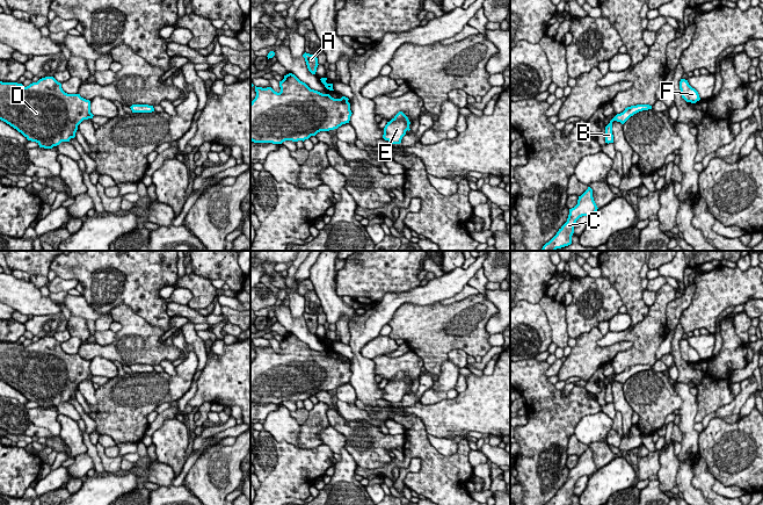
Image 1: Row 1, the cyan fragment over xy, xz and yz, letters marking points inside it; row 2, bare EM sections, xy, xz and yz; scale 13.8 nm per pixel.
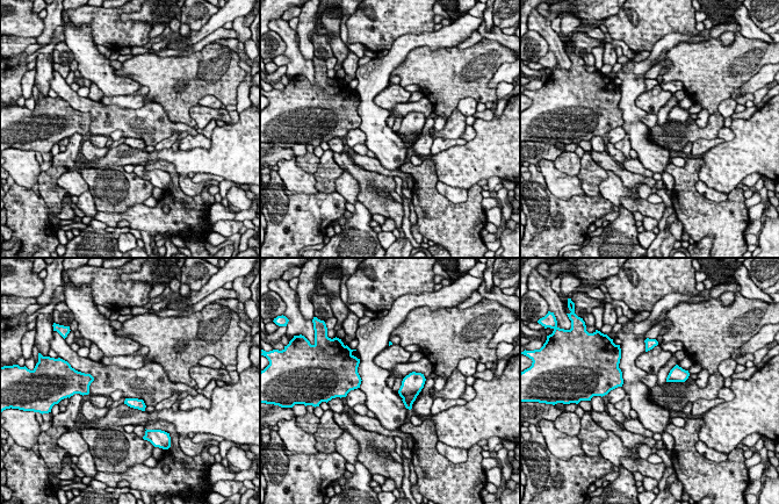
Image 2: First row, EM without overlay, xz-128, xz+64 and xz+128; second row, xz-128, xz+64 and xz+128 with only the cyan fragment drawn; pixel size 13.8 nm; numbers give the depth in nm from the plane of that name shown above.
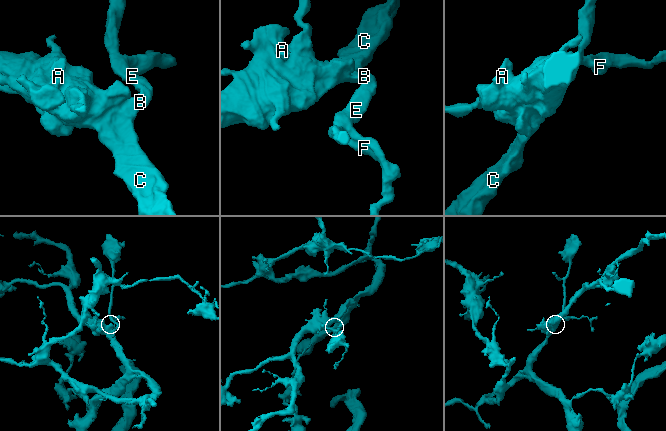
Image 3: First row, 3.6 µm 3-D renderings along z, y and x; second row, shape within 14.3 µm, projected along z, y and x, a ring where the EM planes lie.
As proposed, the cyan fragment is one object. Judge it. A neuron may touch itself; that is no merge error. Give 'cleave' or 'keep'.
keep

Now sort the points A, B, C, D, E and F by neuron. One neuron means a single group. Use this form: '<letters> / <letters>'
A B C D E F

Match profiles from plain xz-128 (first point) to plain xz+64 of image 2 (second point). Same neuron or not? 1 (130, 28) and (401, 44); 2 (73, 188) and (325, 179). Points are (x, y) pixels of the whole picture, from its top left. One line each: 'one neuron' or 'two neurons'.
1: two neurons
2: two neurons

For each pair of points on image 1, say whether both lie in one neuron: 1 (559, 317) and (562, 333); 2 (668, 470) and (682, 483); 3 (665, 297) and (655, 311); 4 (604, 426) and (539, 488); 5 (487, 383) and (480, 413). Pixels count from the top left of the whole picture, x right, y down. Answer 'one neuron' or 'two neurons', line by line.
1: one neuron
2: two neurons
3: one neuron
4: two neurons
5: one neuron

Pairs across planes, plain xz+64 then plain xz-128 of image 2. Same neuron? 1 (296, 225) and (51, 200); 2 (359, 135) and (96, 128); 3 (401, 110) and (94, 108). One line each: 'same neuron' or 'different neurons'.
1: different neurons
2: different neurons
3: same neuron

